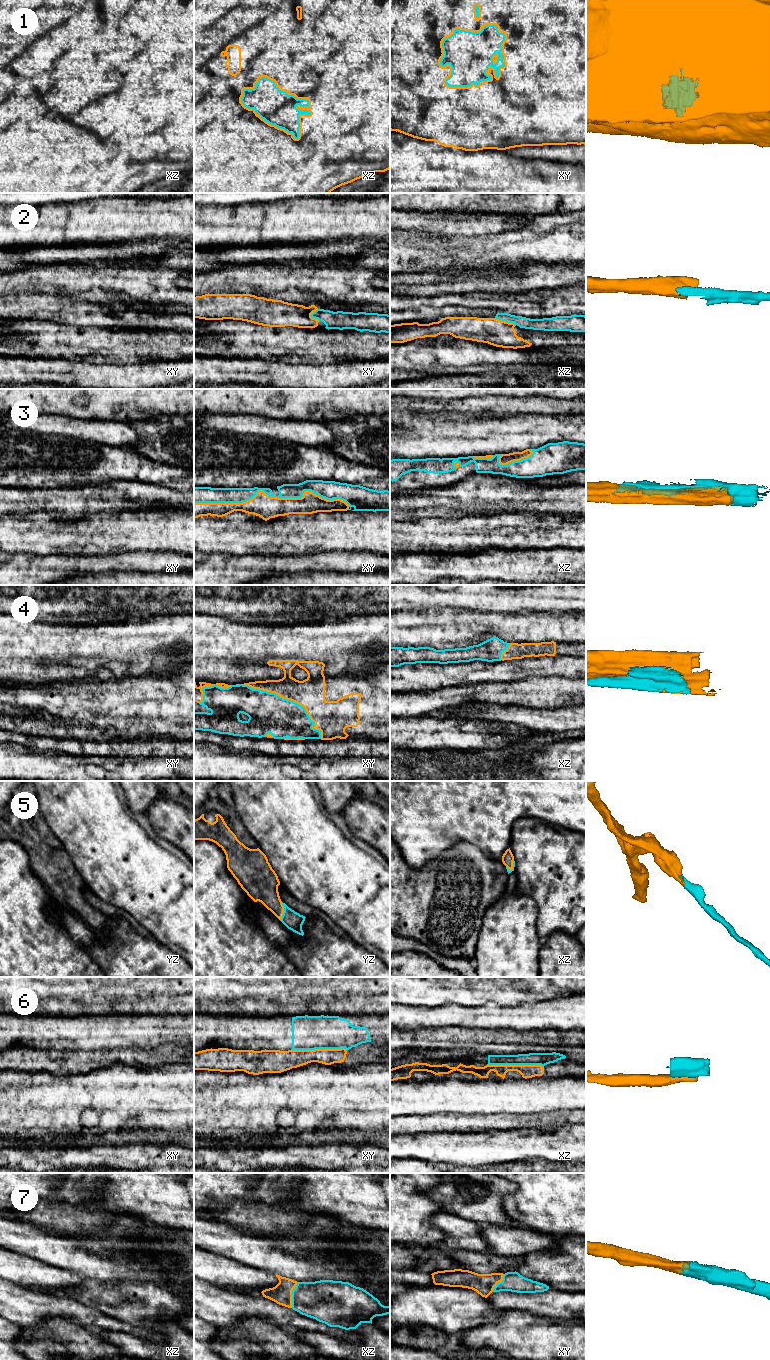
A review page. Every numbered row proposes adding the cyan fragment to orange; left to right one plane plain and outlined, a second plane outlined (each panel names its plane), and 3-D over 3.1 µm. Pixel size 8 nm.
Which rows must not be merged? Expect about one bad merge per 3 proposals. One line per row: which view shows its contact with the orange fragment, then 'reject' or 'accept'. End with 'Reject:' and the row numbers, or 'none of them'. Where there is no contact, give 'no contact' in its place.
1: xy | accept
2: xz | reject
3: xy | accept
4: xy | accept
5: yz | accept
6: xy | reject
7: xz | accept
Reject: 2, 6

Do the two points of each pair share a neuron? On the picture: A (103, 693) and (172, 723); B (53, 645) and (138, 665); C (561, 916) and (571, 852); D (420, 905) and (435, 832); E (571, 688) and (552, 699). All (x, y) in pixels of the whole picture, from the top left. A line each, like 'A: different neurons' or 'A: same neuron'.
A: same neuron
B: same neuron
C: same neuron
D: different neurons
E: same neuron

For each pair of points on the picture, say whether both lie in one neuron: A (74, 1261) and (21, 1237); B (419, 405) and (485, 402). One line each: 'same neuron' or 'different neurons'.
A: same neuron
B: same neuron

